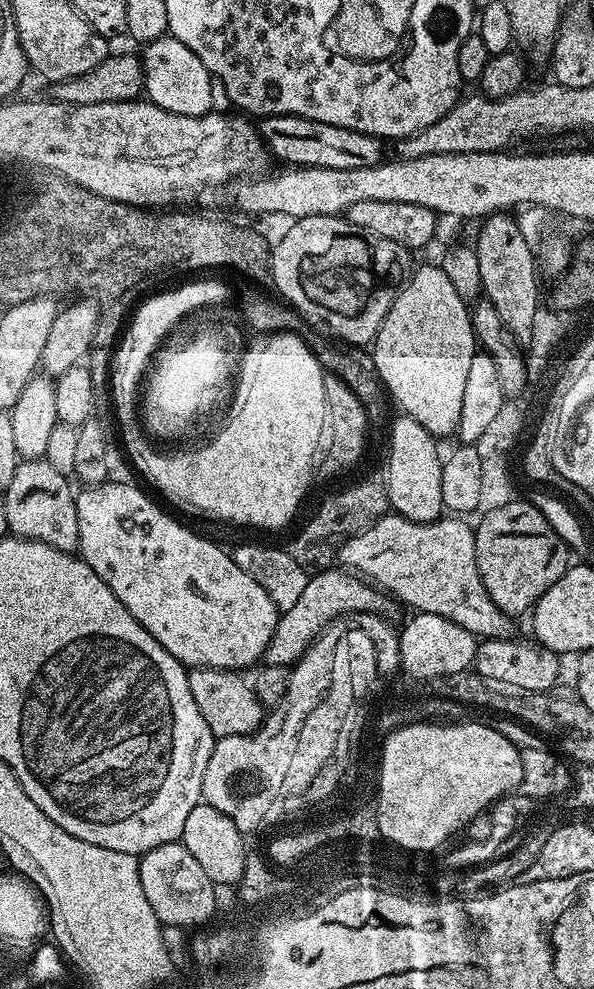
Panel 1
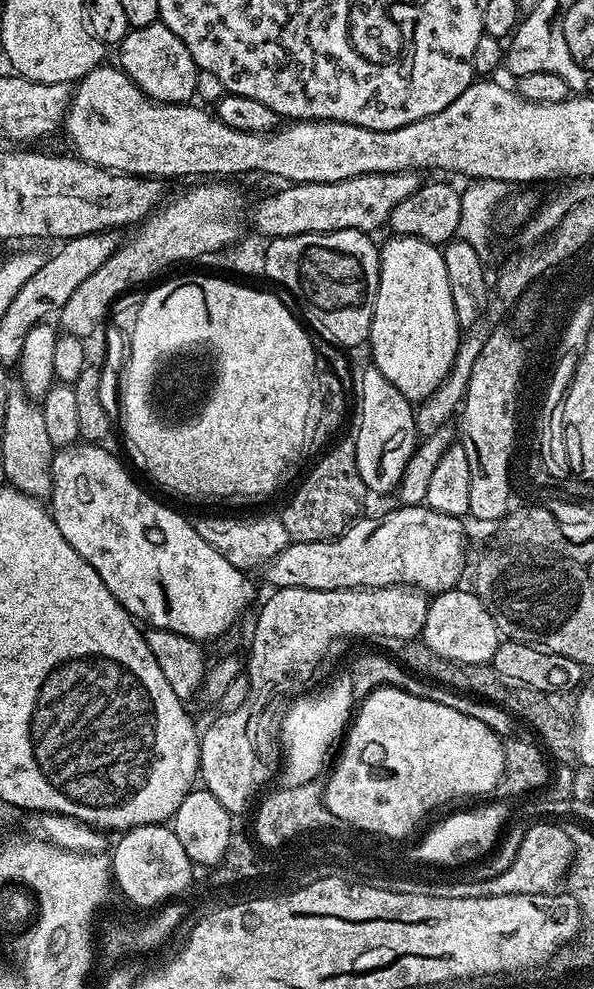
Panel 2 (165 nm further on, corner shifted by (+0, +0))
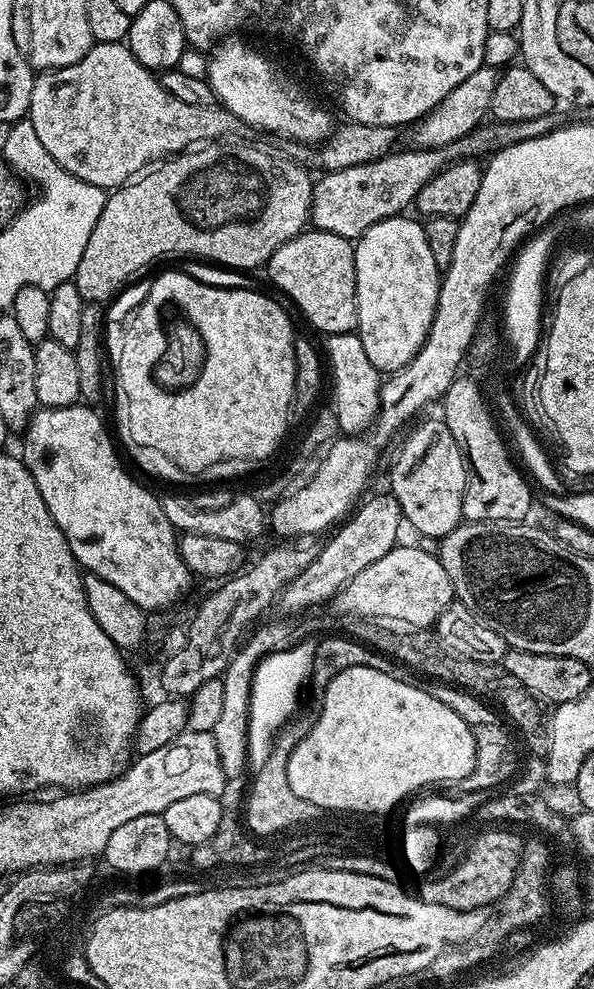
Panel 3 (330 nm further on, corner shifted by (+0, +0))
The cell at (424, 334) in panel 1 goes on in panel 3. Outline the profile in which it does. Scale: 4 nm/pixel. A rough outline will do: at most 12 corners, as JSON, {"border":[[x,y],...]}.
{"border":[[408,214],[354,244],[356,332],[382,374],[426,342],[442,270]]}

